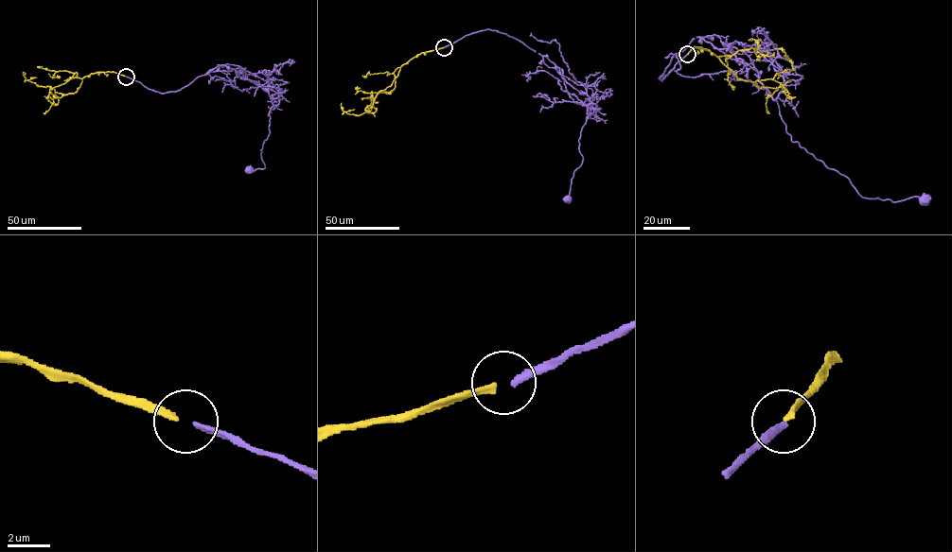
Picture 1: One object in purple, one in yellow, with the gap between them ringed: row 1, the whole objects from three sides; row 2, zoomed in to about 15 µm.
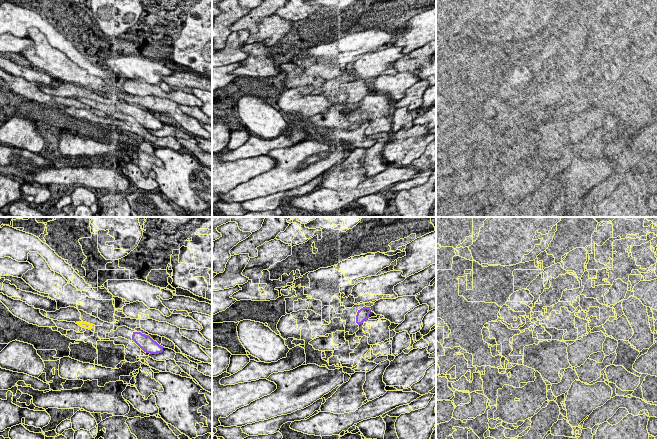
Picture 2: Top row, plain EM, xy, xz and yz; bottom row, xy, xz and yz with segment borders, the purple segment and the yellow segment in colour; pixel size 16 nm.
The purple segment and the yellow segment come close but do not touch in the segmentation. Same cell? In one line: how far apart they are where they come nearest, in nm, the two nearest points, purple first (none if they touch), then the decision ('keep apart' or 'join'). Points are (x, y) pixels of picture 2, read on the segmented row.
650 nm | xy (132, 335), (92, 325) | join

